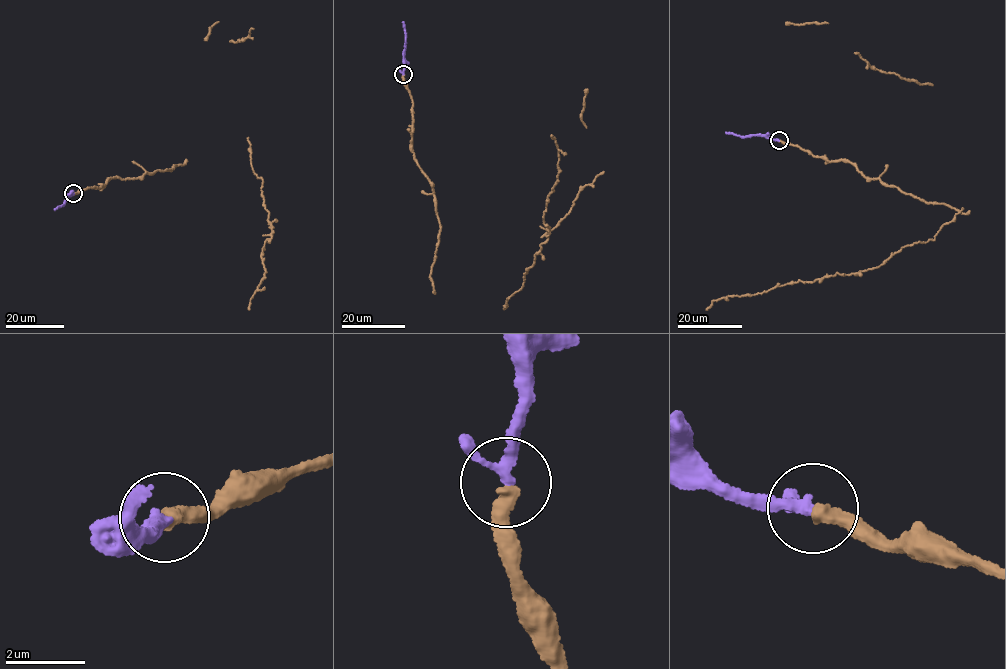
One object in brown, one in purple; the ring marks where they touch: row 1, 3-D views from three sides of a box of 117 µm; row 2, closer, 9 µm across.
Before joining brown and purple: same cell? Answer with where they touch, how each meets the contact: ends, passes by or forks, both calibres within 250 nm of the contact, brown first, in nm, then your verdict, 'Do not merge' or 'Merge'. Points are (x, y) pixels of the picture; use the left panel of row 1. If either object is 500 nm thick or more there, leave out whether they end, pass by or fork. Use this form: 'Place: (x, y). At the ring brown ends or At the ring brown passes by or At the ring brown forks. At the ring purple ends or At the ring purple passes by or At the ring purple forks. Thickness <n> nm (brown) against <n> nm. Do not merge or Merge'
Place: (73, 193). At the ring brown ends. At the ring purple passes by. Thickness 360 nm (brown) against 220 nm. Merge

